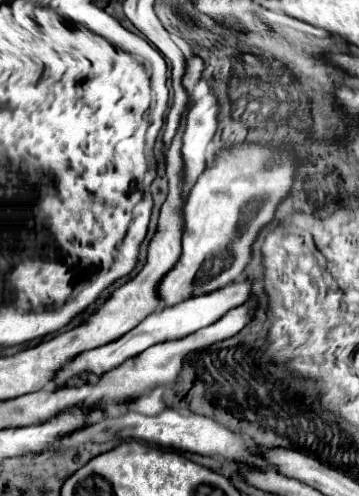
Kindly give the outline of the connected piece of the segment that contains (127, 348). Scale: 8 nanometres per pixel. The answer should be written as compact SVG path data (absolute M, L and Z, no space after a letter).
M236 281L236 283L230 283L230 285L222 287L222 289L218 289L218 291L212 291L212 293L206 293L206 295L198 295L198 297L190 297L190 299L178 303L178 305L172 305L172 307L162 307L162 309L154 311L152 315L148 315L138 327L134 327L132 331L128 331L120 339L116 339L116 341L112 341L112 343L108 343L104 347L98 347L98 349L92 349L92 351L86 351L82 355L78 355L74 361L70 361L54 377L54 383L56 385L68 383L68 381L72 381L76 375L80 375L84 371L92 371L94 377L100 377L108 369L114 369L116 365L122 365L126 359L130 359L134 355L140 355L144 349L148 349L148 347L152 347L156 343L182 339L182 337L186 337L190 333L196 333L198 329L204 329L204 327L216 323L222 315L226 315L236 305L242 305L244 301L248 301L250 289L252 289L250 281Z

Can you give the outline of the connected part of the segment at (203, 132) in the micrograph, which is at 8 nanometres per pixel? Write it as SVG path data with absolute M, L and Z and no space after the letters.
M208 91L202 99L198 99L194 103L194 107L188 113L188 123L186 123L186 131L184 131L184 147L182 147L182 155L184 155L184 197L188 195L190 187L196 183L196 179L200 177L200 173L204 171L206 165L206 147L212 141L216 127L218 127L218 97Z

